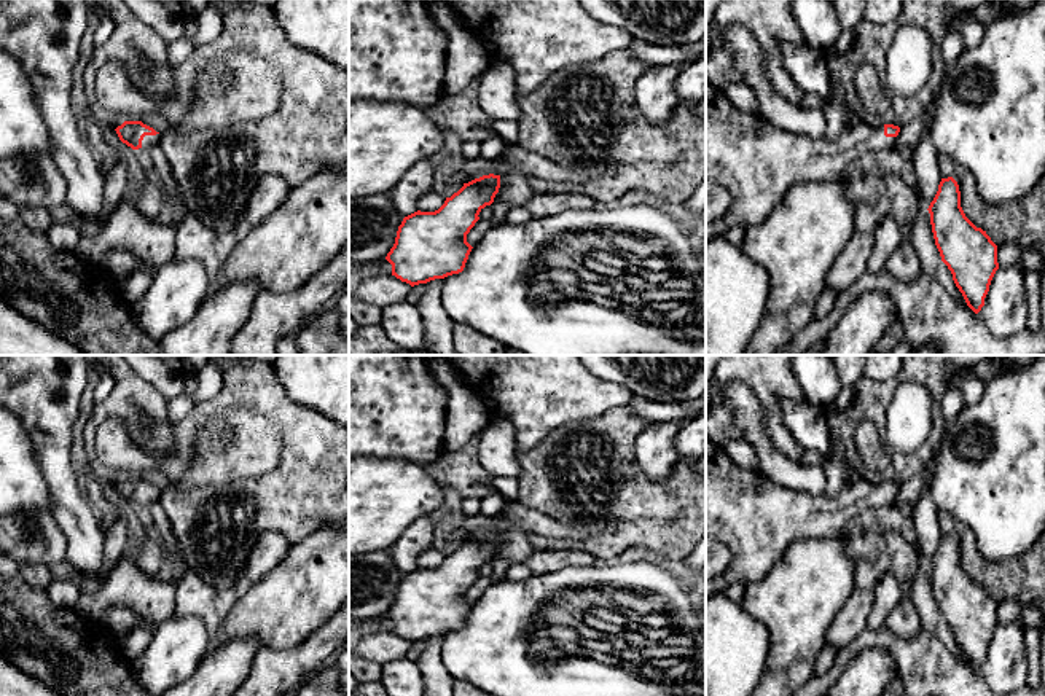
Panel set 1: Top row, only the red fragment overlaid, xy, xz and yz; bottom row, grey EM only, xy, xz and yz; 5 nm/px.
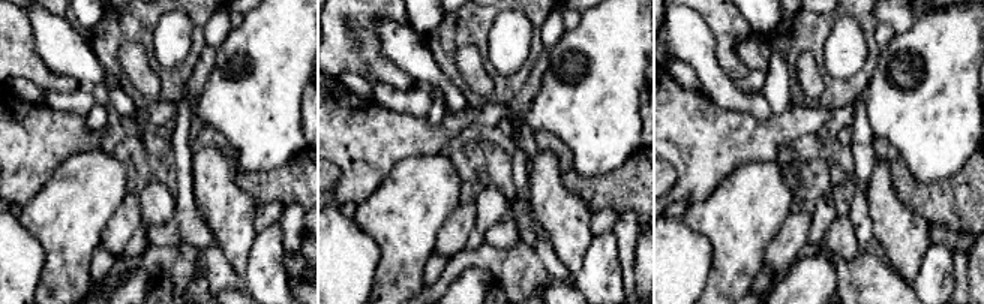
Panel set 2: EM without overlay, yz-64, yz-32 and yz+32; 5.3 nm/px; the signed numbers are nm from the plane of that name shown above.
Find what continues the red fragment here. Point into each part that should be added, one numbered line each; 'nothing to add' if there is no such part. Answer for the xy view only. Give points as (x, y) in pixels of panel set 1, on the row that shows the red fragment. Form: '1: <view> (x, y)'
1: xy (148, 142)

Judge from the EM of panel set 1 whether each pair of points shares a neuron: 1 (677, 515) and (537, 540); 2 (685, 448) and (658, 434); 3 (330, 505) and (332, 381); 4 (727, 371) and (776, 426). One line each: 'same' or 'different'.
1: same
2: different
3: different
4: same

